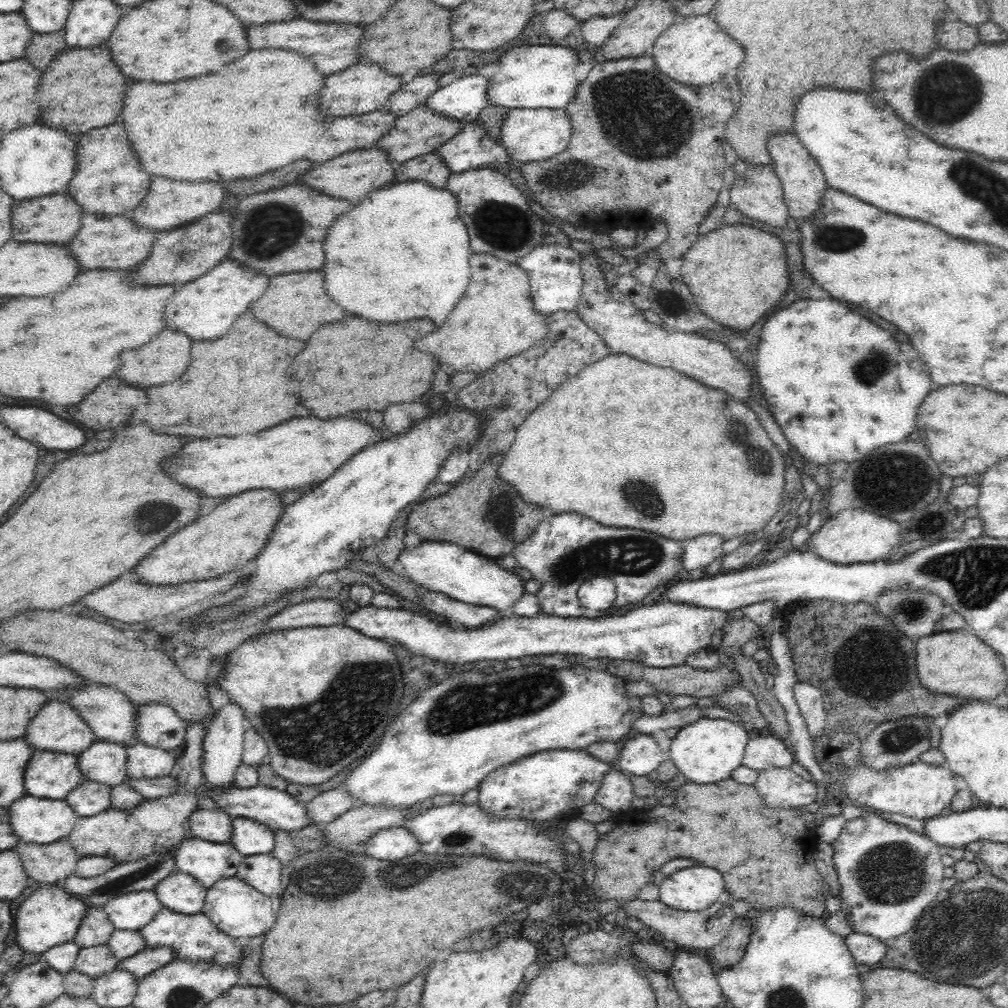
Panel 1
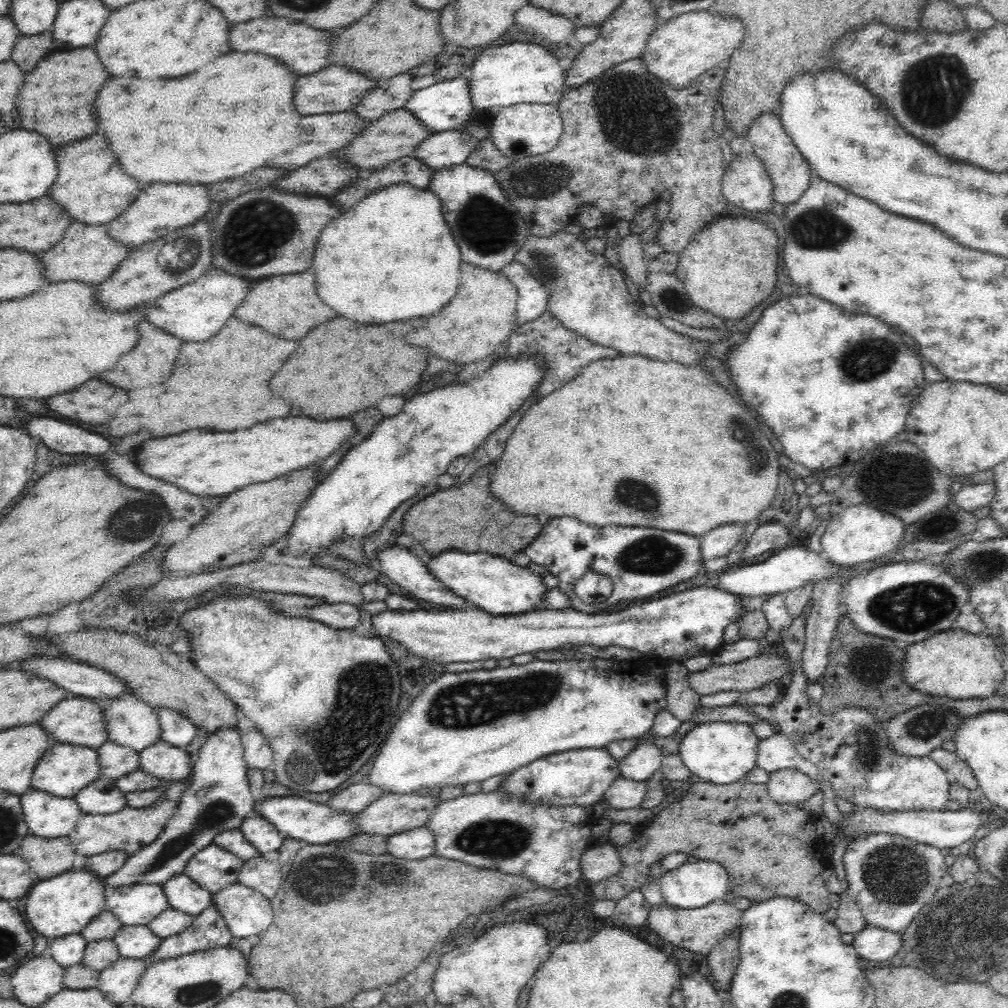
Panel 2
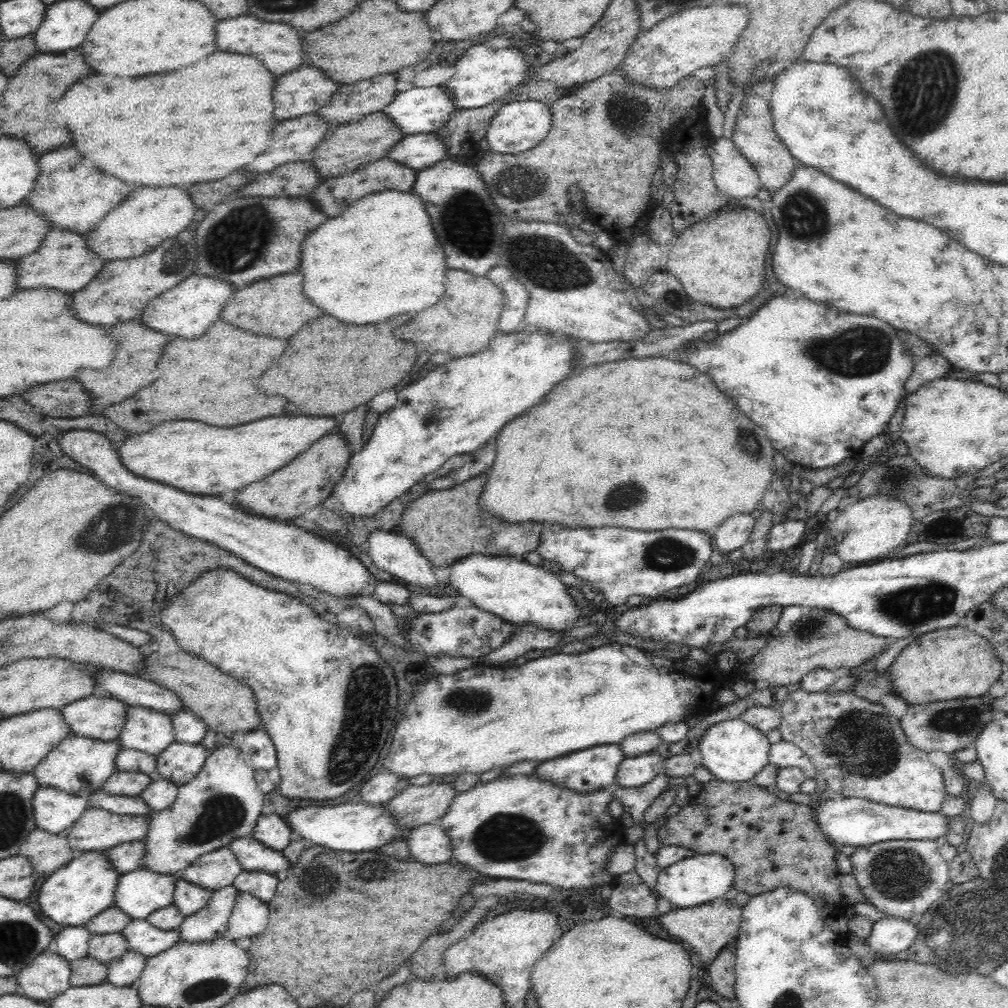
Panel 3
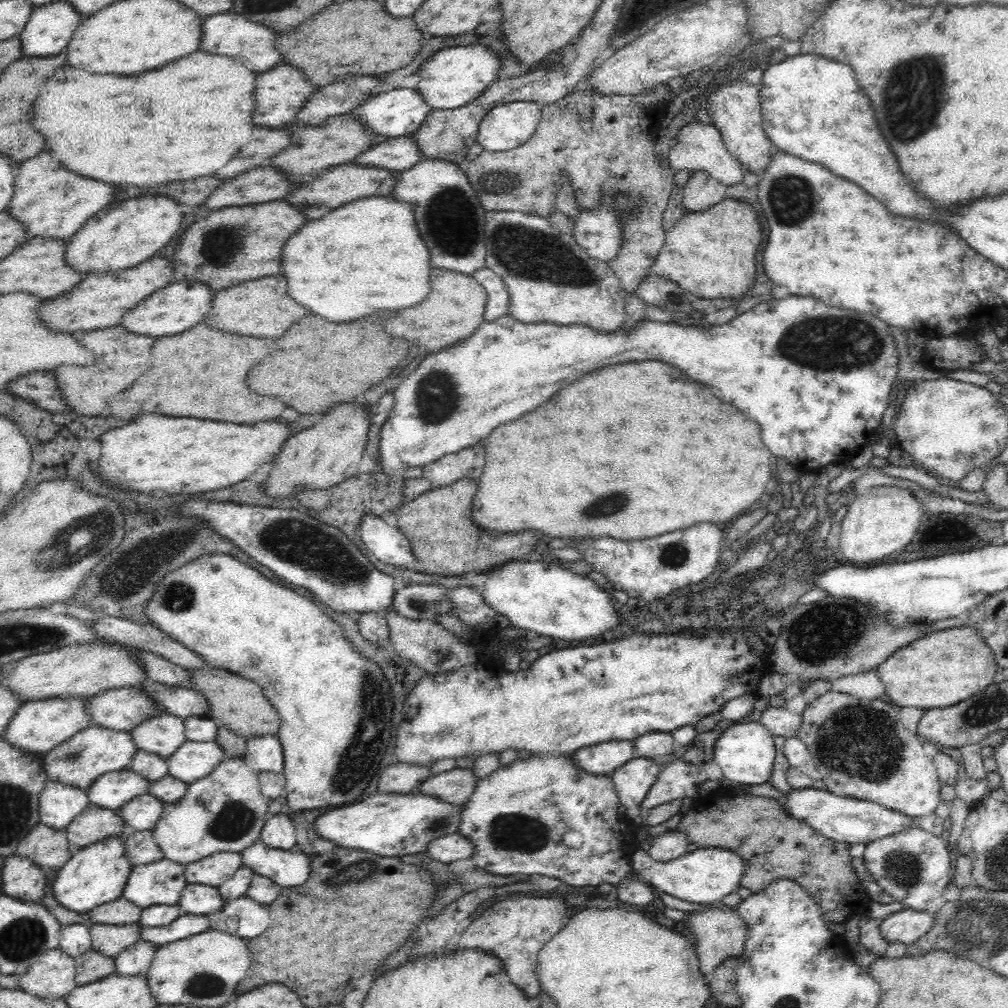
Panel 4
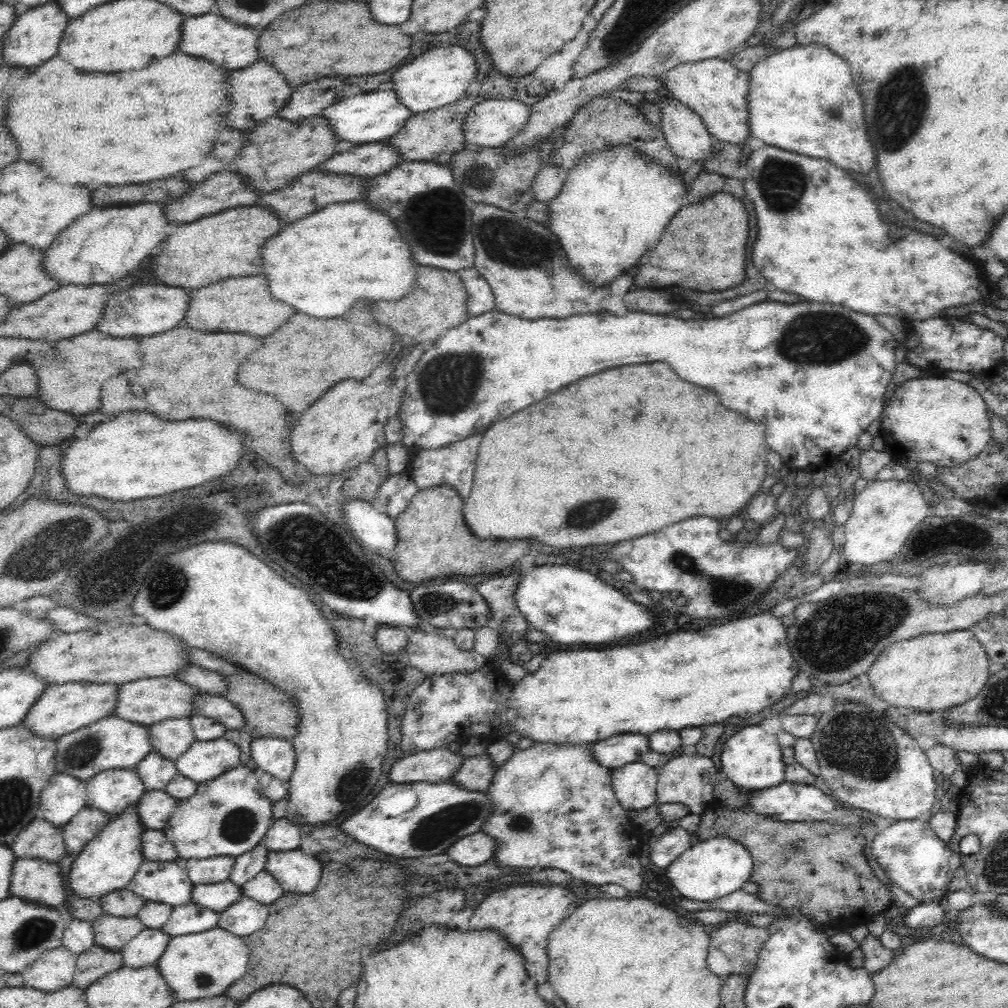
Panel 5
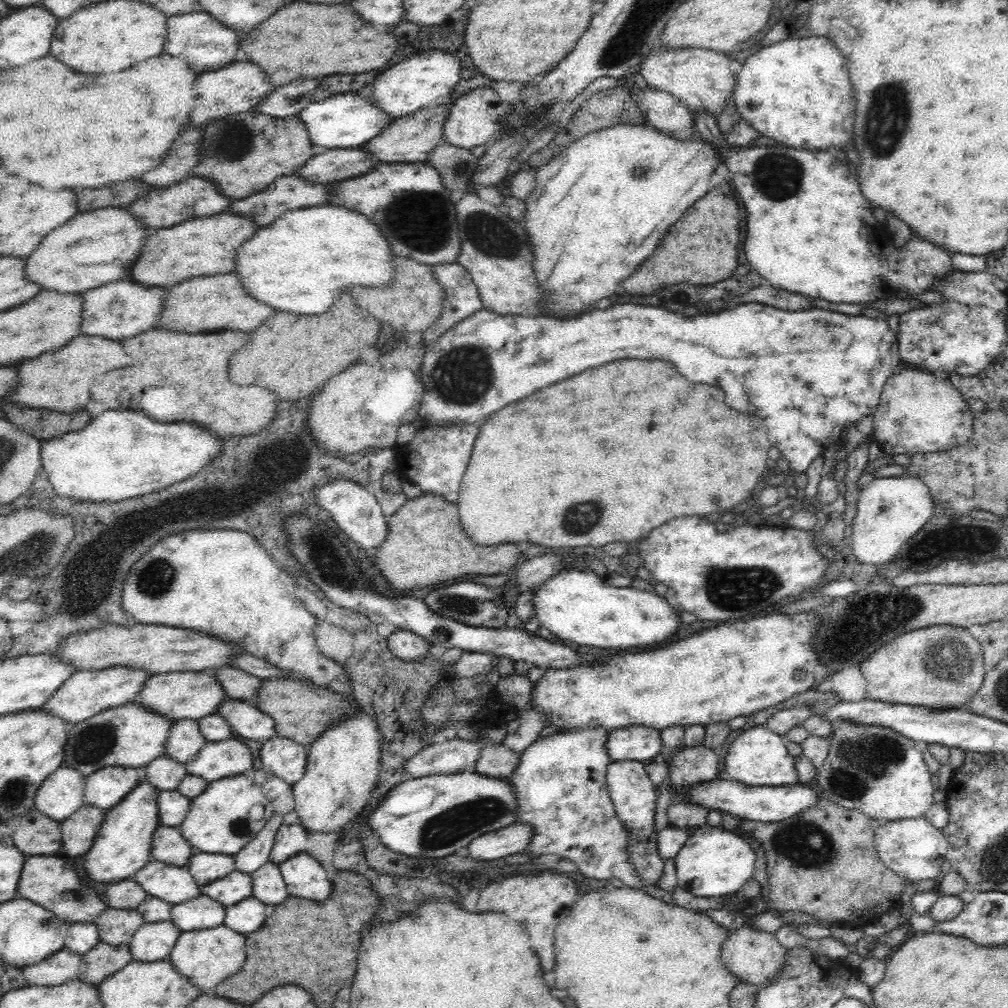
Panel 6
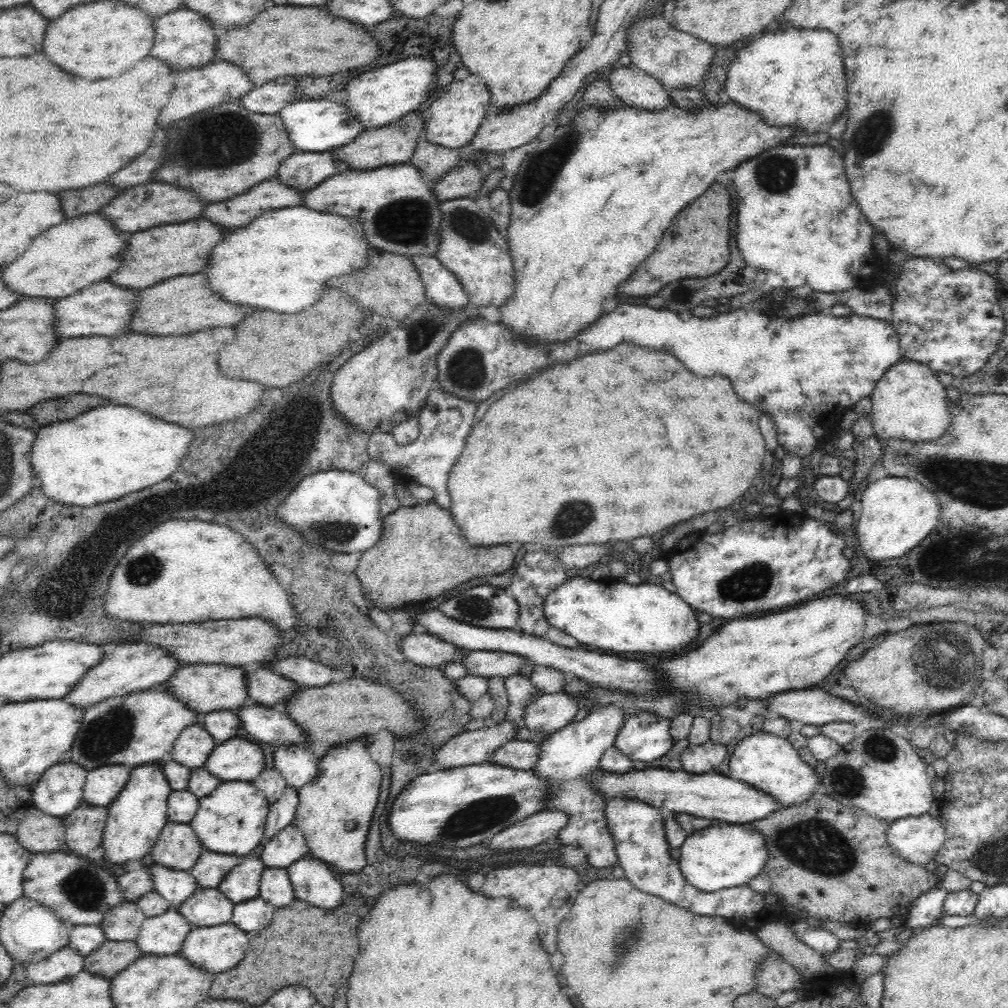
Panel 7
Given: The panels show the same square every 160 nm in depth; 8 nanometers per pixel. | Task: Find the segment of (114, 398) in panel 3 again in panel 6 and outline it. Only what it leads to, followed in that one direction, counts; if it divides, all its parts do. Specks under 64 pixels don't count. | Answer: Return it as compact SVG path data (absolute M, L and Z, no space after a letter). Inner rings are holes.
M80 334L56 352L44 352L34 360L18 366L20 386L4 399L19 406L48 409L56 412L78 412L90 402L90 386L98 374L130 366L132 358L124 354L120 342L104 340L98 336Z

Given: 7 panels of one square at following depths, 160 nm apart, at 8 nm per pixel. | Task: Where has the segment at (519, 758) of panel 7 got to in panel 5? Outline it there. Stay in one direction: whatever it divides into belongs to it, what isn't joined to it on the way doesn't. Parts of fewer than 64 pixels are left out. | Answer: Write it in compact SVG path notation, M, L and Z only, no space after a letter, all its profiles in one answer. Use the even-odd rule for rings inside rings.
M486 754L466 757L462 760L460 768L456 768L455 774L447 781L468 792L486 793L496 768L497 766L490 761L490 757Z

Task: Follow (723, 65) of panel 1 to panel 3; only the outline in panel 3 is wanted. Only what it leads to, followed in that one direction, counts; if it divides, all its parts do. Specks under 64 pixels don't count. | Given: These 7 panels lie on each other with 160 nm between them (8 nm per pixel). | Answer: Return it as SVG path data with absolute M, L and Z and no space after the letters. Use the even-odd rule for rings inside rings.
M722 6L688 8L680 14L668 16L666 20L648 31L642 31L636 40L632 40L629 53L621 62L621 70L642 86L665 90L676 87L684 77L692 75L698 68L713 67L720 60L727 60L748 24L749 14L746 8L738 8L736 14L728 14Z

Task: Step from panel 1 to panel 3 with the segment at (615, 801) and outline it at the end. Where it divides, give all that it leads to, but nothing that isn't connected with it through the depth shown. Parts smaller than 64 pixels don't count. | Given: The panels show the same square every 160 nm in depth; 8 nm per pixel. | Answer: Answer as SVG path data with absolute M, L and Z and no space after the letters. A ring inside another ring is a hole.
M661 773L647 784L642 784L642 786L637 788L616 785L611 789L612 798L620 802L624 812L631 814L635 824L638 825L638 822L643 820L646 808L652 804L653 800L656 800L656 796L662 790L666 790L668 781L669 778Z

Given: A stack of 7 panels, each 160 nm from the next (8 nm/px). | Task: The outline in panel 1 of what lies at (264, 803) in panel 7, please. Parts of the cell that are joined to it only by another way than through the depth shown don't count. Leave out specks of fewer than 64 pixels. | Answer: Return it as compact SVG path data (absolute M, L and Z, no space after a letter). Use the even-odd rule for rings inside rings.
M234 702L220 706L220 710L213 714L209 722L209 729L204 738L204 756L202 770L204 774L204 784L214 787L214 789L226 789L235 785L233 777L236 766L241 763L244 736L248 729L244 711ZM172 848L166 854L152 854L141 861L120 863L114 868L99 874L98 876L80 878L76 874L70 875L68 878L62 880L62 885L54 884L60 889L64 889L68 895L76 897L76 899L84 903L84 907L98 907L102 908L109 900L120 895L128 894L129 892L140 892L143 890L152 891L152 888L166 878L170 872L175 870L174 855L176 855L177 848Z

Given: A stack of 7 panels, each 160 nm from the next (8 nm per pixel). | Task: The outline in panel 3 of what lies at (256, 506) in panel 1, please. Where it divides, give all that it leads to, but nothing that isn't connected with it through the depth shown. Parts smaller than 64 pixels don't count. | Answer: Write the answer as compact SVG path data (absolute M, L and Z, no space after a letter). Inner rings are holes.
M336 430L336 434L324 436L322 440L311 444L308 450L300 453L290 464L284 465L270 476L266 475L264 480L236 491L236 507L252 515L291 523L304 512L325 502L334 484L342 478L350 454L352 451L348 447L348 441Z

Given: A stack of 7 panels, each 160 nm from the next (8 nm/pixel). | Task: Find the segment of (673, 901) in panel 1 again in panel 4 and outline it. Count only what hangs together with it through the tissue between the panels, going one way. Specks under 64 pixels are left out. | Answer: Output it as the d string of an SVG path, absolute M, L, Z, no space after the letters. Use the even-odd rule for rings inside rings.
M635 848L631 857L631 870L639 878L649 882L653 888L670 894L674 898L692 902L692 904L718 904L725 896L734 893L739 887L744 872L744 861L730 850L720 848L697 849L668 862L654 862L649 854Z

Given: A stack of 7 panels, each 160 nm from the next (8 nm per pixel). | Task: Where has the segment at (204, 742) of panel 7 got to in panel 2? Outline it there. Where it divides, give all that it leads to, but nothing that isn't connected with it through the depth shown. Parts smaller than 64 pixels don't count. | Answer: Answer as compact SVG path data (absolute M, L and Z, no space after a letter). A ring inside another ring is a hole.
M122 694L122 696L114 698L114 700L105 700L100 702L100 706L103 708L107 741L130 748L137 753L155 744L157 741L161 741L157 709L151 708L144 701L134 696L134 694Z

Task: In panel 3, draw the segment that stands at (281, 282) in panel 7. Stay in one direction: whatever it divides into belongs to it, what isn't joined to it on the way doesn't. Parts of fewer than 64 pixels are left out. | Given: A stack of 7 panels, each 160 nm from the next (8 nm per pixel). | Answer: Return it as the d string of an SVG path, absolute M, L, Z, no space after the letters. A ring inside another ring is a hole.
M384 190L364 196L346 212L326 220L302 244L304 294L326 314L348 324L382 322L406 312L422 312L440 302L446 287L444 274L448 270L446 252L440 248L432 221L422 199L412 192Z

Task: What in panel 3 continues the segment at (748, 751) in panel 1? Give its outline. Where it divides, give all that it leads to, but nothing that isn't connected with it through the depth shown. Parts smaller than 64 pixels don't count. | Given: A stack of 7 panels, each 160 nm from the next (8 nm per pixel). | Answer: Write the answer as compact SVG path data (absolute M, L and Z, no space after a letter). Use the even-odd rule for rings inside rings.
M780 740L777 744L770 746L768 763L779 769L800 768L807 778L817 776L817 771L806 754L798 746L785 742L784 740Z

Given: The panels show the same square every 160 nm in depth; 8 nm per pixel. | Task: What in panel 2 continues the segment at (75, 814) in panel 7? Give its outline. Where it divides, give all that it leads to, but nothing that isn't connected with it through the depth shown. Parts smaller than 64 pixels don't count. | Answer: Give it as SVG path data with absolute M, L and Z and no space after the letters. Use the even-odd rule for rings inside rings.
M191 774L182 781L163 784L156 800L144 808L122 808L118 812L104 815L82 815L76 822L76 826L70 831L69 842L77 854L91 857L110 851L122 851L126 856L150 846L157 836L164 830L170 818L175 813L178 803L181 802L184 792L192 782Z

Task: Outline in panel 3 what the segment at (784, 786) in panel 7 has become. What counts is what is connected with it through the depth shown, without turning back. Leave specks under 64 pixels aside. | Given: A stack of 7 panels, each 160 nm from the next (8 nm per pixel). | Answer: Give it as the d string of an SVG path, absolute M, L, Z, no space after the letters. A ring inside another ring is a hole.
M739 718L722 719L719 724L710 726L699 740L700 764L722 782L742 783L751 781L768 763L770 746L767 734L760 732L754 726Z

